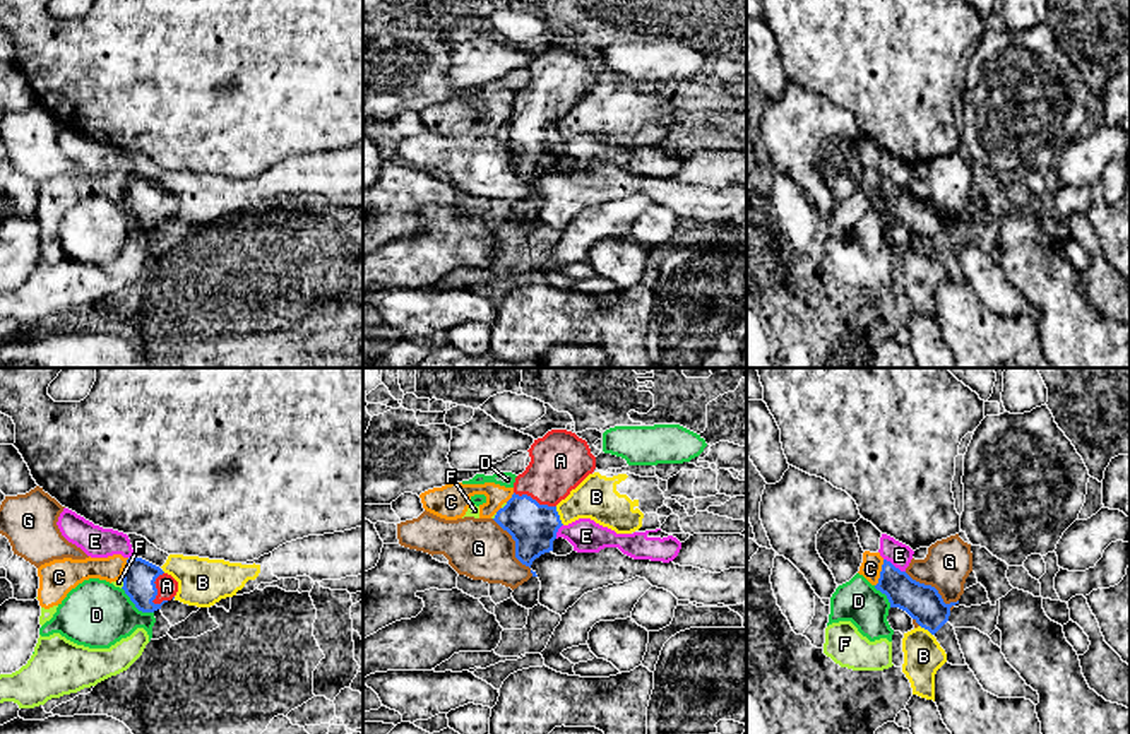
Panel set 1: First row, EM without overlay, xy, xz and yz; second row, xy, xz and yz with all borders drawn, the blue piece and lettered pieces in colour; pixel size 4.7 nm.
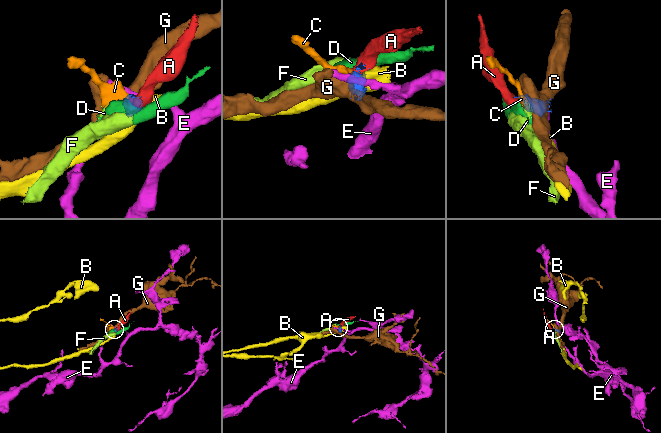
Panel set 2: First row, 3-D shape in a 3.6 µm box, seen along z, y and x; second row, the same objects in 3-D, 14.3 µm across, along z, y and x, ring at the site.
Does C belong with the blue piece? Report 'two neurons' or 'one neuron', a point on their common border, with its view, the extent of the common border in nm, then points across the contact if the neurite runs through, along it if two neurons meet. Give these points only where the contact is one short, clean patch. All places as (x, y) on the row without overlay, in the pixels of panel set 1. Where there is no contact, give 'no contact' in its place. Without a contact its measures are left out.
two neurons | yz (880, 190) | 130 nm | along yz (884, 177), (875, 202)

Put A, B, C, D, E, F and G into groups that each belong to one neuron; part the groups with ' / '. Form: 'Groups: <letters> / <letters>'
Groups: A / B / C D F / E / G

